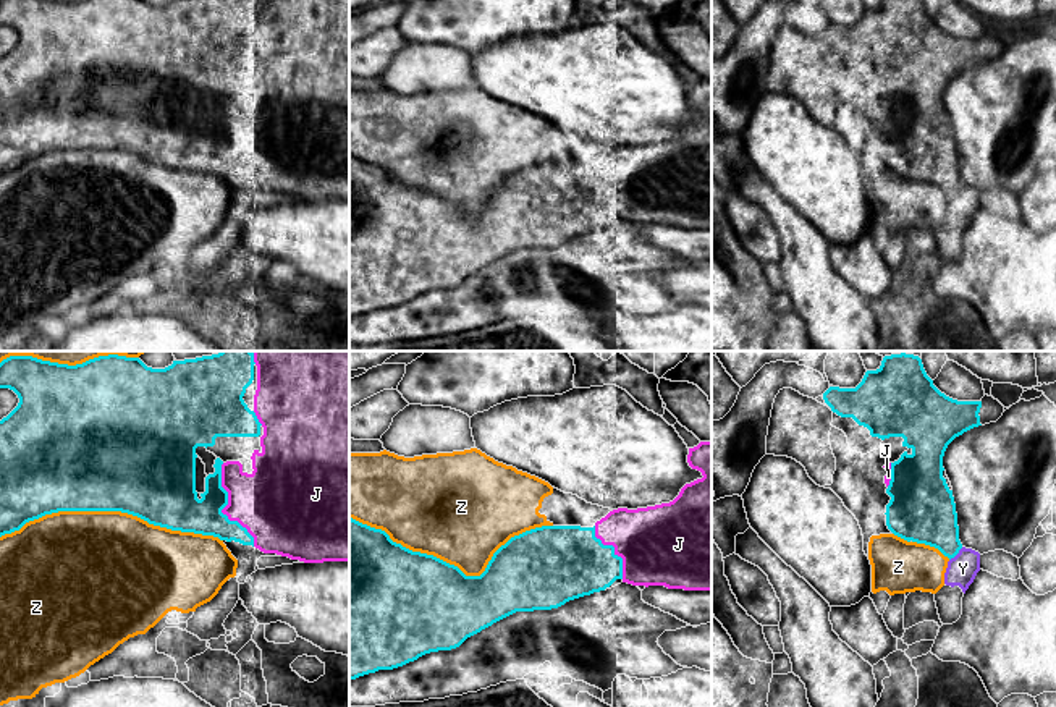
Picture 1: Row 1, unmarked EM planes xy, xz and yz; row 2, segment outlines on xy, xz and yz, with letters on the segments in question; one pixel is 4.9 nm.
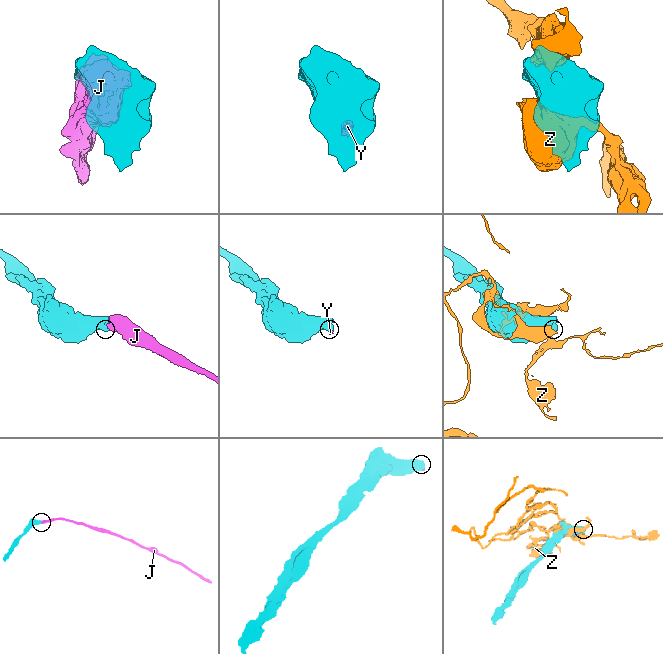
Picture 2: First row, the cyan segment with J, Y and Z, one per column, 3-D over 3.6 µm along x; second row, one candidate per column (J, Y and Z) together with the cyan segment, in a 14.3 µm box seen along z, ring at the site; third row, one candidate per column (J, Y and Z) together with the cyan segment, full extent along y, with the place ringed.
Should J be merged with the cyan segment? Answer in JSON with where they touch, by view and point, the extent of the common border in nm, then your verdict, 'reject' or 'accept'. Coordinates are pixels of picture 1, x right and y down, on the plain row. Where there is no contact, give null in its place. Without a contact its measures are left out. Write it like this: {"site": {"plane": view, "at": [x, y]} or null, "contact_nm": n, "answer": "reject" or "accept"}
{"site": {"plane": "xy", "at": [223, 144]}, "contact_nm": 440, "answer": "accept"}

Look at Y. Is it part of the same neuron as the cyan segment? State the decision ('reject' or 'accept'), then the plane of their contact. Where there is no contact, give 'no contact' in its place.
reject; meets cyan in yz

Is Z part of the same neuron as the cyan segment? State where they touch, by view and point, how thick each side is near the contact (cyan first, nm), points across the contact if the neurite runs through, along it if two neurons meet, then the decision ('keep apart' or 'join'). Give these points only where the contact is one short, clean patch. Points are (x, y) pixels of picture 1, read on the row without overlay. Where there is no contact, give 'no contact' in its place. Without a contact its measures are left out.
meets cyan in xy at (112, 148); 500 nm thick on the cyan side, 500 nm on the other; keep apart

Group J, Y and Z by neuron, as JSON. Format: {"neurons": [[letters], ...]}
{"neurons": [["J"], ["Y"], ["Z"]]}

